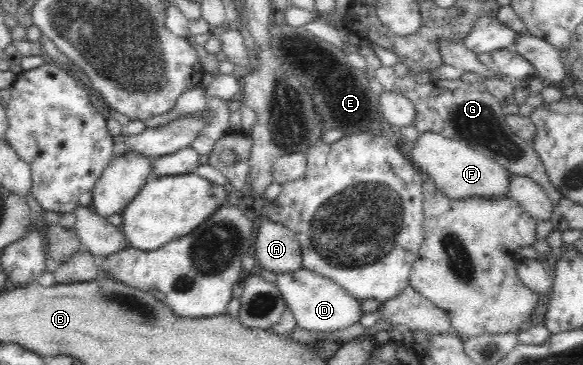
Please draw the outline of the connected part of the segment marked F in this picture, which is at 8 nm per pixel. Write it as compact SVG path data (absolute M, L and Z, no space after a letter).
M424 131L414 140L411 157L416 167L433 179L439 191L451 199L502 196L508 192L508 171L493 161L490 155L461 140L455 141L433 131Z

